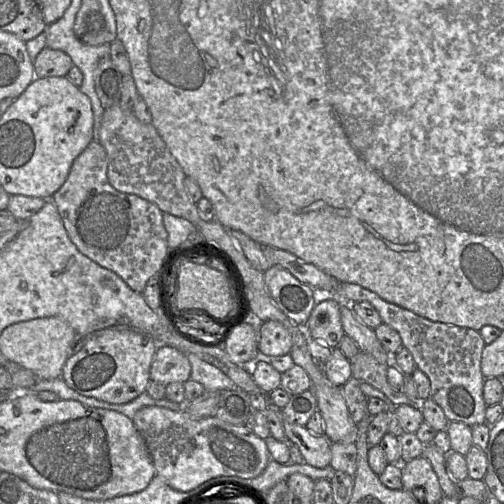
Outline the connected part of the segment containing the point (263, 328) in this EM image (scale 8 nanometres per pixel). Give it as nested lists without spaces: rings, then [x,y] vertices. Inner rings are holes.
[[[269,320],[258,324],[258,350],[261,357],[290,354],[292,336],[280,322]]]

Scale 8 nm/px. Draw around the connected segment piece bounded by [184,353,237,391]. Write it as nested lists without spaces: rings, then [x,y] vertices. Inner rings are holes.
[[[184,353],[191,365],[190,379],[203,385],[205,391],[224,391],[237,388],[220,369],[203,361],[193,353]]]

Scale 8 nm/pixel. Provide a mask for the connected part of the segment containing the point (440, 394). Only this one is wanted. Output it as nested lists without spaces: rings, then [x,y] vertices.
[[[339,282],[336,294],[340,300],[347,303],[369,302],[379,313],[382,322],[399,333],[402,345],[412,354],[416,368],[430,380],[430,398],[442,408],[450,422],[462,422],[470,427],[486,423],[488,406],[483,397],[486,378],[481,371],[481,356],[486,344],[479,331],[431,321],[387,302],[376,293],[357,284]]]

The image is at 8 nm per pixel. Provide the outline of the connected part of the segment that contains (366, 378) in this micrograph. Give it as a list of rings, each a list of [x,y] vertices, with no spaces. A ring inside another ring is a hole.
[[[360,351],[349,359],[352,377],[365,382],[384,393],[394,406],[417,405],[412,402],[402,391],[394,390],[387,380],[389,364],[382,364],[372,355]]]

